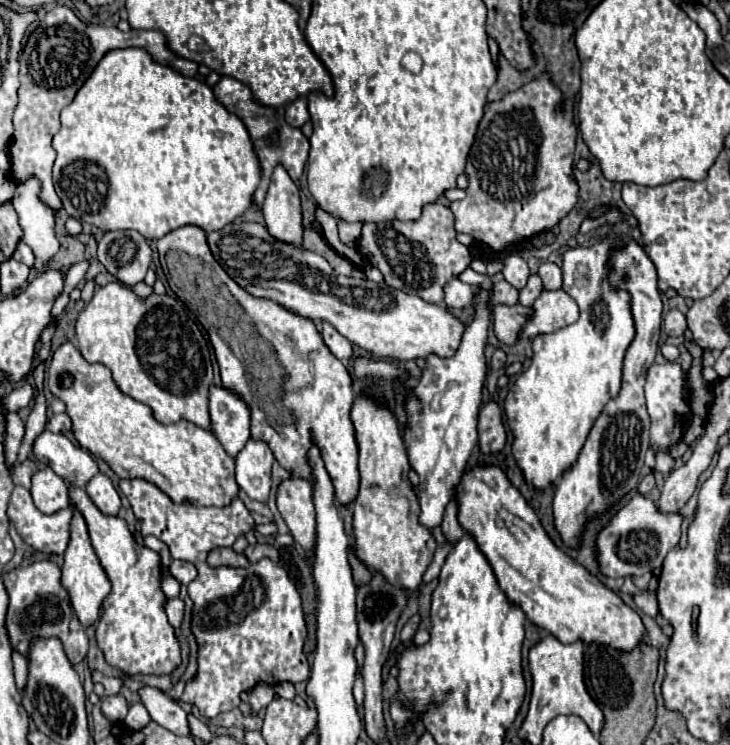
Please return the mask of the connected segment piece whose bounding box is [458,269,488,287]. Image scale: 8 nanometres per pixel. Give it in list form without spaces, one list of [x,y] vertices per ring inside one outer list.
[[[466,269],[458,279],[460,279],[460,281],[464,281],[464,283],[468,283],[468,285],[480,287],[488,277],[486,277],[486,275],[482,275],[482,273],[476,273],[476,271],[472,271],[472,269]]]

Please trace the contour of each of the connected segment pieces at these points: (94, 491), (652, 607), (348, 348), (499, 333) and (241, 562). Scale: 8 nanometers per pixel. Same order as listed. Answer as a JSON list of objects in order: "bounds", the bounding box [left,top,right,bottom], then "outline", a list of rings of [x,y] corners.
[{"bounds":[86,473,120,515],"outline":[[[98,473],[94,475],[88,483],[86,483],[86,493],[90,495],[90,499],[94,501],[94,505],[106,513],[106,515],[116,515],[120,509],[120,495],[114,489],[112,481],[108,475]]]},{"bounds":[634,593,658,617],"outline":[[[640,593],[638,597],[634,597],[634,601],[636,601],[636,605],[644,611],[644,613],[648,613],[650,617],[656,617],[658,615],[658,601],[656,601],[656,595],[654,593]]]},{"bounds":[320,321,352,365],"outline":[[[322,321],[322,331],[320,333],[324,337],[326,347],[332,351],[332,355],[338,357],[344,365],[348,365],[350,359],[352,359],[352,343],[344,335],[340,335],[328,321]]]},{"bounds":[492,303,534,345],"outline":[[[516,303],[512,307],[496,305],[492,315],[494,315],[492,319],[494,319],[496,337],[506,345],[516,345],[520,339],[522,325],[526,325],[526,321],[530,321],[530,317],[534,315],[534,309],[524,307],[522,303]]]},{"bounds":[208,547,248,567],"outline":[[[216,547],[208,553],[208,565],[210,567],[220,567],[220,565],[228,565],[228,567],[248,567],[248,559],[240,553],[236,553],[232,547]]]}]

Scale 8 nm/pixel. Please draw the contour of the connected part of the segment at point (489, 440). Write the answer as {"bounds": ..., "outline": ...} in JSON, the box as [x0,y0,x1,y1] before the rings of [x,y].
{"bounds":[478,401,506,453],"outline":[[[490,401],[480,409],[478,437],[480,437],[480,449],[484,453],[496,453],[504,449],[506,429],[502,425],[502,411],[496,401]]]}

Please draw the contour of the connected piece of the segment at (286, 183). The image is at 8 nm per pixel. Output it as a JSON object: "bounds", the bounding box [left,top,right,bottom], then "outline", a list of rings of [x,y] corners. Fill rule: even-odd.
{"bounds":[262,167,302,245],"outline":[[[284,167],[274,169],[262,213],[266,229],[276,241],[286,241],[290,245],[302,243],[300,191]]]}

